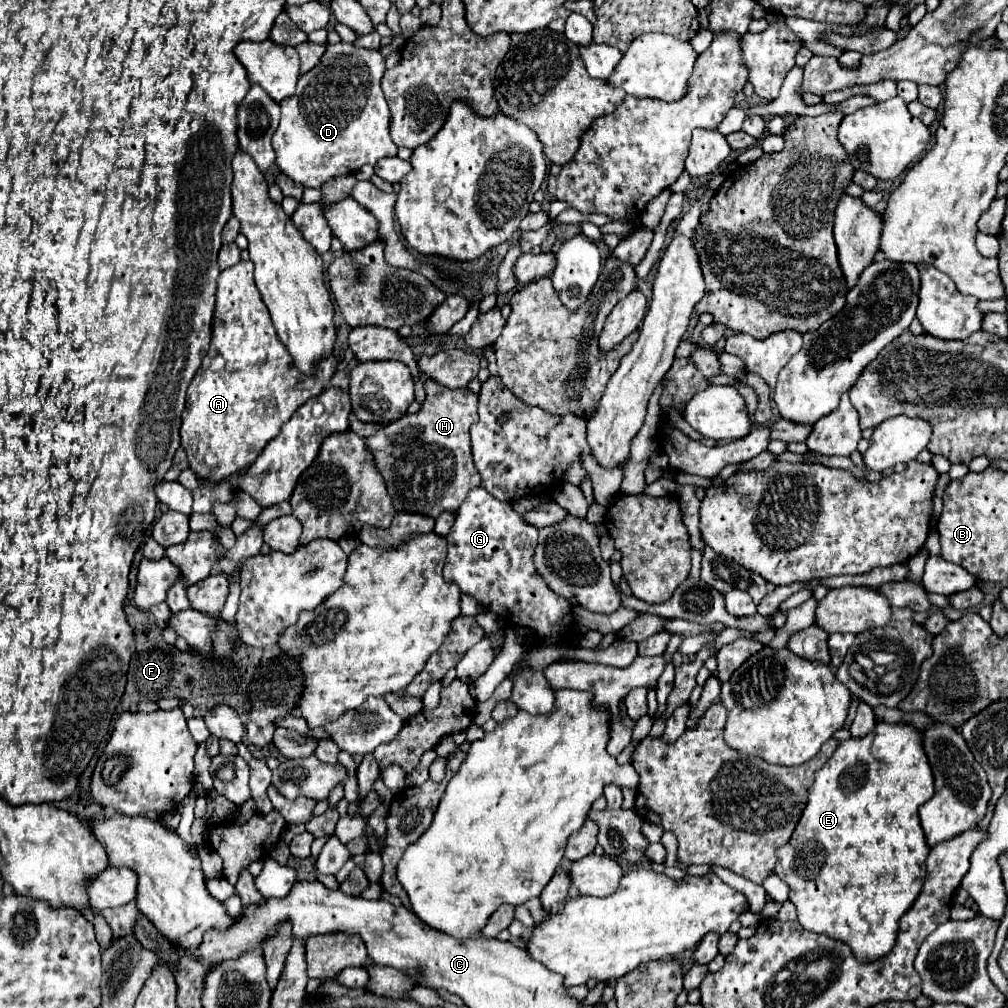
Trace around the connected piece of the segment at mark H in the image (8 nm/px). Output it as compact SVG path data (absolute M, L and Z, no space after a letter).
M426 381L426 393L428 393L428 397L426 397L426 401L422 403L422 407L420 407L420 411L418 411L416 415L404 415L404 417L400 417L398 421L384 425L380 431L376 431L374 435L370 435L370 437L366 439L366 449L374 455L374 463L376 463L378 471L382 473L382 477L384 477L384 481L386 481L386 489L388 489L388 493L390 493L390 497L392 497L394 509L400 511L400 513L418 513L418 515L426 515L426 517L436 519L440 513L456 513L458 507L464 503L466 495L468 495L474 487L480 487L480 481L482 481L482 479L480 479L480 475L478 475L478 469L476 469L474 463L472 463L470 433L468 433L470 425L478 421L478 413L476 413L478 397L476 397L470 389L448 389L448 387L442 387L442 385L438 385L438 383L430 383L430 381Z

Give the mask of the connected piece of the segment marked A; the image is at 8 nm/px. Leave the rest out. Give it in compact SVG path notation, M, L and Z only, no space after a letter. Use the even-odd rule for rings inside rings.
M240 261L218 277L212 343L206 359L188 387L180 435L190 469L212 483L220 483L232 473L250 467L294 411L326 389L340 363L338 353L332 351L328 359L318 363L312 375L294 369L292 357L280 343L270 313L256 289L252 261ZM214 353L226 361L224 369L216 373L210 369Z

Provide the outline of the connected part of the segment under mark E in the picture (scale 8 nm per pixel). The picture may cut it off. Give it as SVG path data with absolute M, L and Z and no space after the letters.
M878 723L874 727L872 733L868 733L862 739L848 739L844 743L838 745L838 749L834 751L834 755L828 759L828 763L816 771L816 781L810 787L808 793L808 805L800 817L798 827L794 829L790 841L780 847L776 851L776 875L788 883L790 887L790 901L796 905L798 911L798 923L812 931L812 933L824 933L836 941L846 943L854 957L862 959L862 961L870 961L870 959L880 959L882 955L890 953L894 947L894 939L898 935L898 921L900 917L914 905L914 901L918 899L920 891L922 891L922 883L924 883L924 873L926 873L926 857L928 857L928 843L924 839L924 831L920 827L920 819L918 819L918 807L922 803L926 803L930 797L934 795L934 777L932 777L932 769L928 765L926 753L922 751L922 741L920 741L920 733L910 727L910 725L886 725L886 723Z

